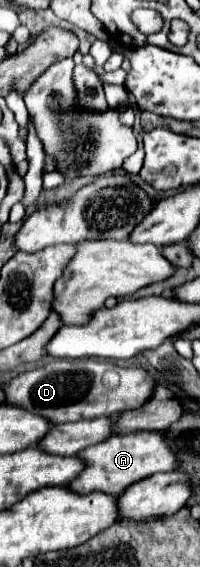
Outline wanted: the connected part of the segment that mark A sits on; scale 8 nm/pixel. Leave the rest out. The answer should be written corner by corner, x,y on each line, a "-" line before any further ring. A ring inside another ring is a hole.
136,430
136,432
120,432
112,434
108,440
100,444
92,444
92,448
84,448
76,454
84,462
84,470
68,484
68,490
86,496
92,492
120,494
124,488
134,484
136,480
148,478
156,472
172,472
178,462
172,456
172,450
164,444
164,434
154,430

